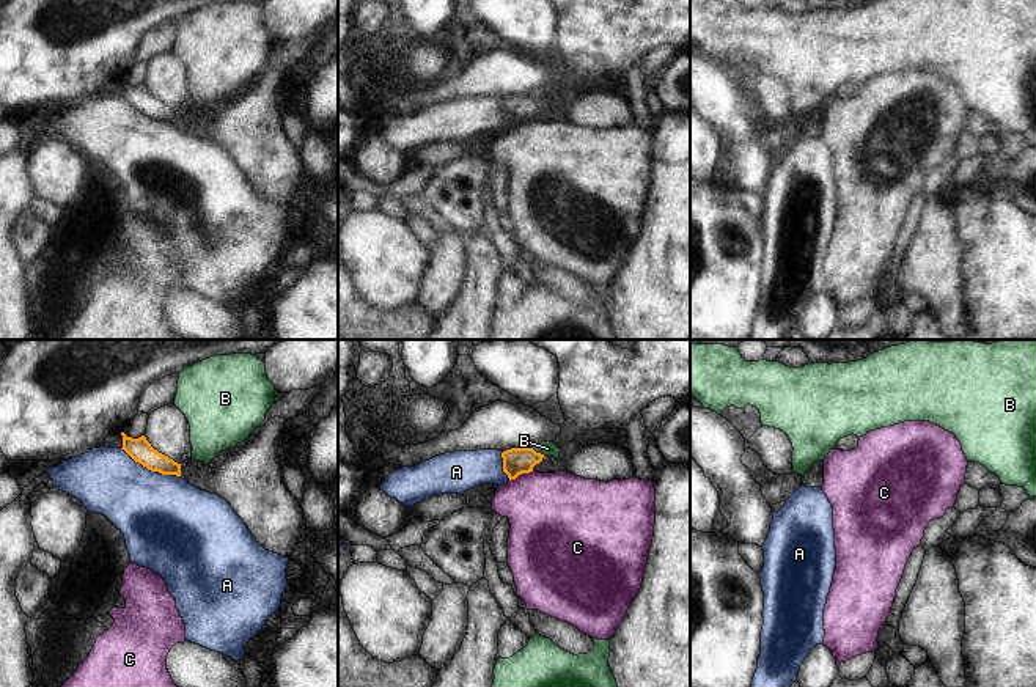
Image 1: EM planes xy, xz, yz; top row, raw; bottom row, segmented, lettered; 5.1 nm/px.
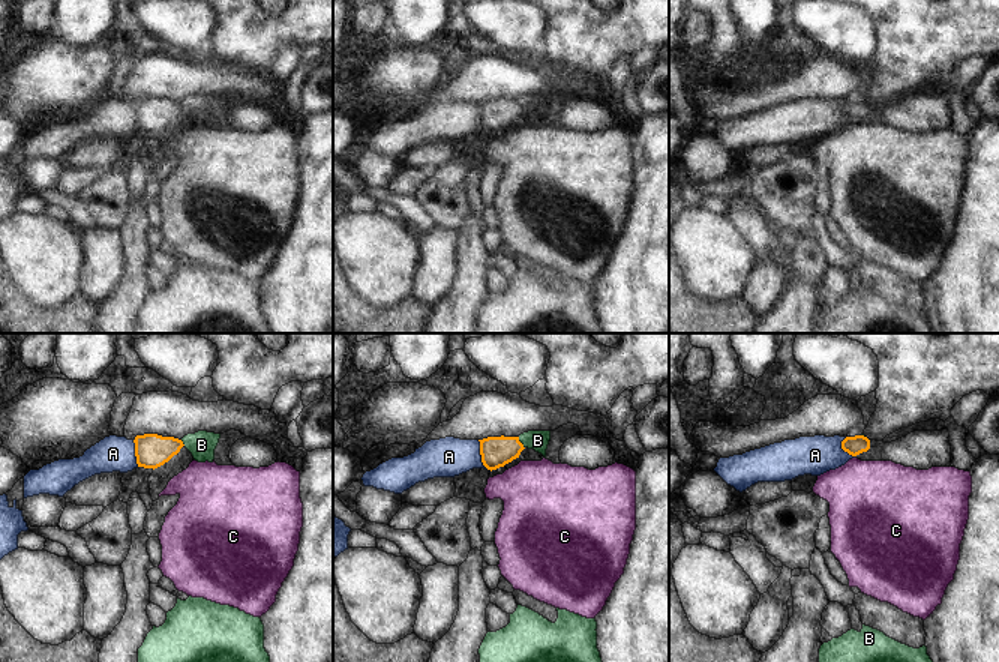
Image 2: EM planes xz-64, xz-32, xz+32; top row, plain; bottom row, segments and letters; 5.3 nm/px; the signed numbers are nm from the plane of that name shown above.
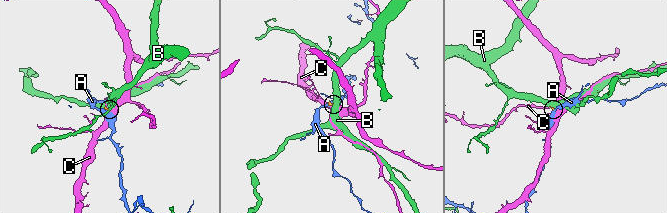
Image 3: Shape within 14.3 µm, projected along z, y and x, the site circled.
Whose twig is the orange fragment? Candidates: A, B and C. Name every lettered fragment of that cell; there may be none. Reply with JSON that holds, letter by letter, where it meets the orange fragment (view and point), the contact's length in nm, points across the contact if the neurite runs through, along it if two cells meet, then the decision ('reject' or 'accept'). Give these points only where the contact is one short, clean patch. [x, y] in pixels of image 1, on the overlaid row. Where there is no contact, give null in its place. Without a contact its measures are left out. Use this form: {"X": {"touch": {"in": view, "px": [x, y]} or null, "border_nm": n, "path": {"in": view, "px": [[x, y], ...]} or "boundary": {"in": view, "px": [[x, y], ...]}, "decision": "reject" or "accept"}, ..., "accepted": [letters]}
{"A": {"touch": {"in": "xy", "px": [150, 469]}, "border_nm": 340, "boundary": {"in": "xy", "px": [[120, 448], [151, 470], [180, 477]]}, "decision": "reject"}, "B": {"touch": {"in": "xz", "px": [538, 453]}, "border_nm": 80, "boundary": {"in": "xz", "px": [[532, 448], [544, 455]]}, "decision": "reject"}, "C": {"touch": {"in": "xz", "px": [521, 473]}, "border_nm": 130, "boundary": {"in": "xz", "px": [[532, 470], [522, 472], [510, 481]]}, "decision": "reject"}, "accepted": []}

